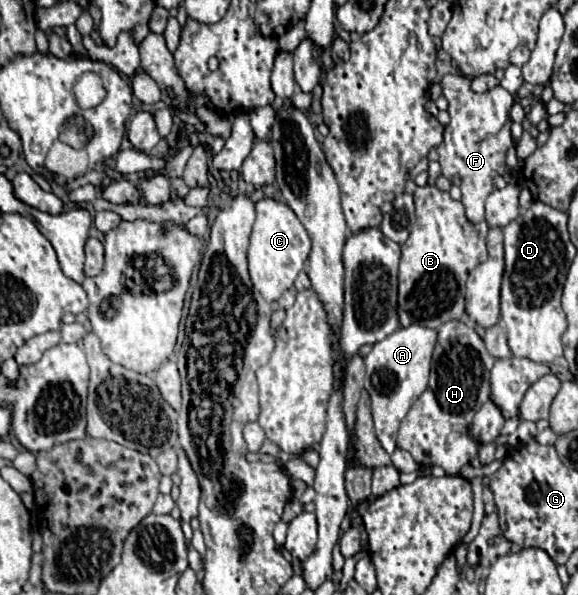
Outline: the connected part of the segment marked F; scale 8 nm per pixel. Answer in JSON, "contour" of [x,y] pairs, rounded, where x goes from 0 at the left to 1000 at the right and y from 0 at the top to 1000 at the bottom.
{"contour":[[[773,124],[763,134],[766,161],[777,168],[777,208],[770,212],[770,232],[760,242],[760,276],[766,286],[766,296],[780,309],[794,309],[801,326],[801,346],[804,363],[818,376],[832,373],[839,363],[839,336],[853,323],[853,299],[877,292],[874,259],[888,245],[884,232],[884,198],[881,185],[888,178],[888,161],[867,148],[856,145],[853,151],[843,151],[836,158],[825,158],[811,148],[815,134],[798,124]]]}

